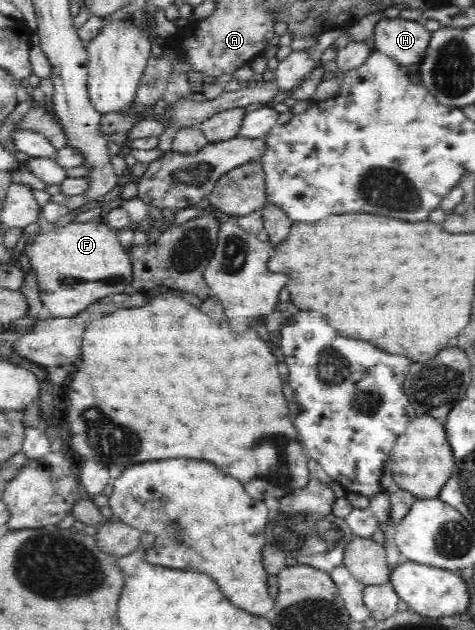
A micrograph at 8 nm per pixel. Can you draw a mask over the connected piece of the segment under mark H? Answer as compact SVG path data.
M381 18L374 28L374 50L392 57L398 64L410 66L424 59L430 42L431 32L424 26L423 20L404 18Z

